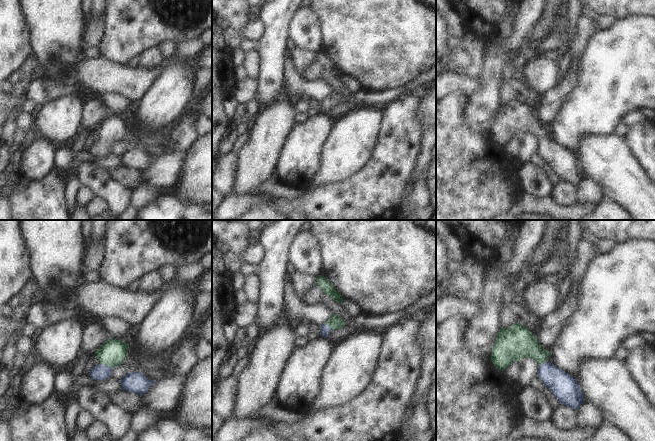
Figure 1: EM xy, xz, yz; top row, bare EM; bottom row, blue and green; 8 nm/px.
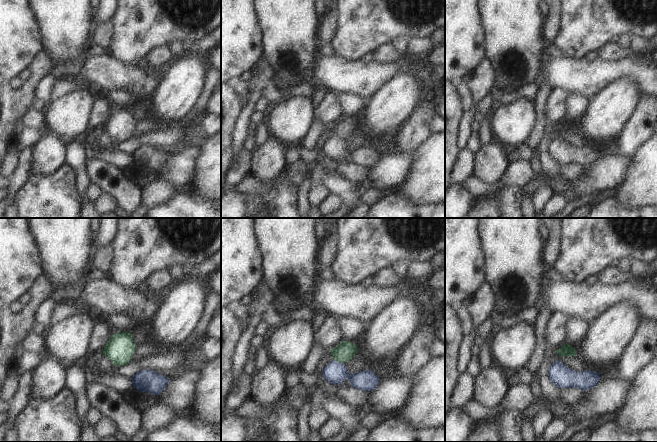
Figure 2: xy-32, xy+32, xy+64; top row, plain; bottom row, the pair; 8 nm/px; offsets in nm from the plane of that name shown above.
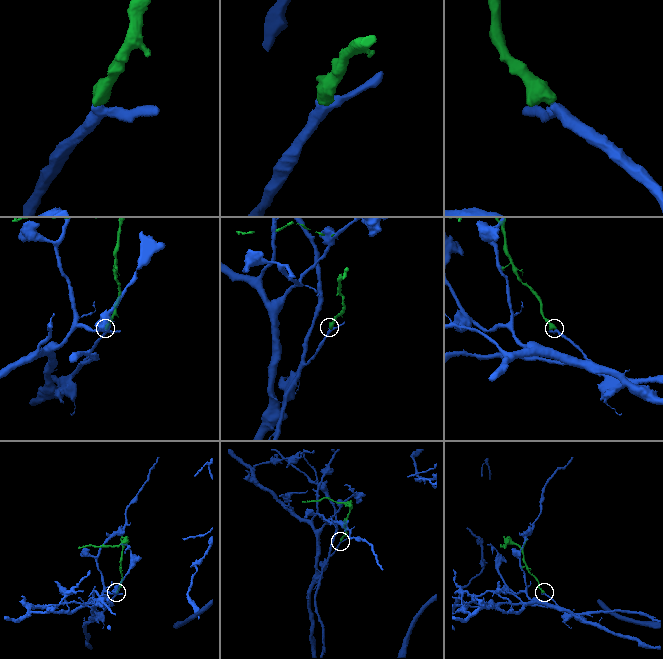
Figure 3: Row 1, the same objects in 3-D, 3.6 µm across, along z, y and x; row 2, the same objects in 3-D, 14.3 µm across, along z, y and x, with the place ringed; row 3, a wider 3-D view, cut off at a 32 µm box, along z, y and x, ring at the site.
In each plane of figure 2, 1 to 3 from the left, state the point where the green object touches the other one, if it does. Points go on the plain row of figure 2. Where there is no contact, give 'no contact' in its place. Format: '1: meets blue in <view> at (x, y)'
1: no contact
2: meets blue in xy+32 at (339, 138)
3: no contact

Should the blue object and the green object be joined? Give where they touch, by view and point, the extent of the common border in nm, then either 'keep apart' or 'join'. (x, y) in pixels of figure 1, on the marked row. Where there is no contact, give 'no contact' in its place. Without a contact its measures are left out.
meets blue in xy at (106, 366); contact 110 nm long; join

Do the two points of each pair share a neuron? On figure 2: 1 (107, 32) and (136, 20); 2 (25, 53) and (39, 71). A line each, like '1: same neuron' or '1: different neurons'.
1: different neurons
2: different neurons

